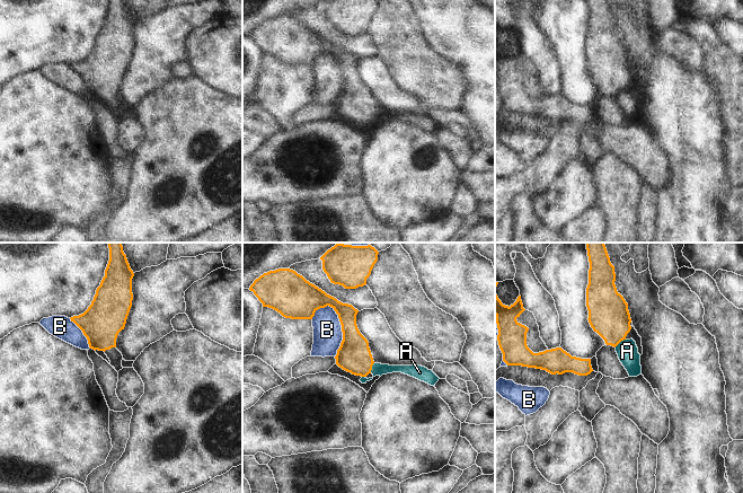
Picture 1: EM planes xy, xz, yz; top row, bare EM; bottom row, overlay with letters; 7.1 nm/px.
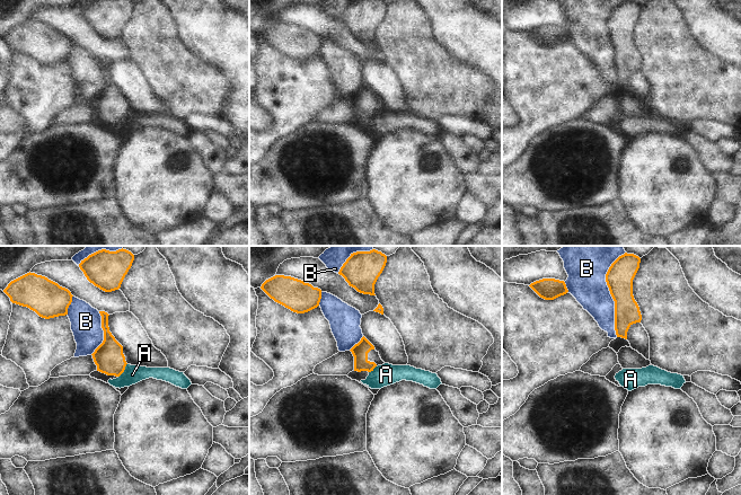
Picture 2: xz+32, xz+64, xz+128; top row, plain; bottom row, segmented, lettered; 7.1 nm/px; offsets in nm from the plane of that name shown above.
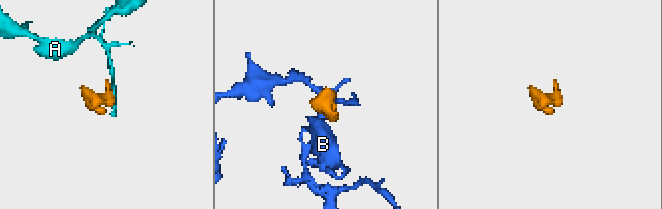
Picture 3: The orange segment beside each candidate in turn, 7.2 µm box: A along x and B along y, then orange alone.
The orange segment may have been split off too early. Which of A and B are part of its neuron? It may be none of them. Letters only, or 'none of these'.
none of these

